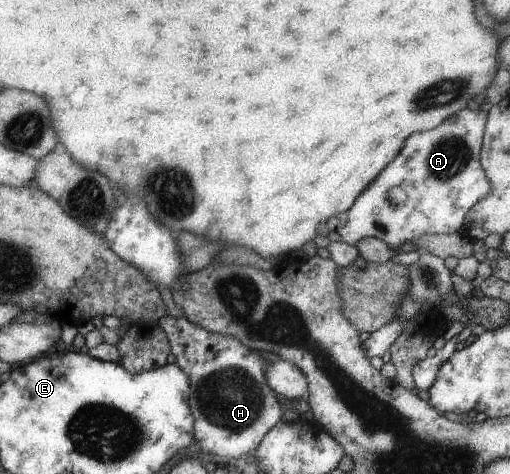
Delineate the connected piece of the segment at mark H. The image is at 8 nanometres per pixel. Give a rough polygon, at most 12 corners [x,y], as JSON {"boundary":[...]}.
{"boundary":[[162,317],[195,448],[256,450],[283,410],[237,338]]}

